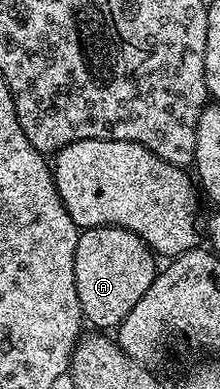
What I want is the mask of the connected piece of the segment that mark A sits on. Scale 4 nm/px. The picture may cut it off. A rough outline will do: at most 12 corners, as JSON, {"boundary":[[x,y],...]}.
{"boundary":[[87,227],[75,245],[82,316],[116,329],[159,263],[122,227]]}

